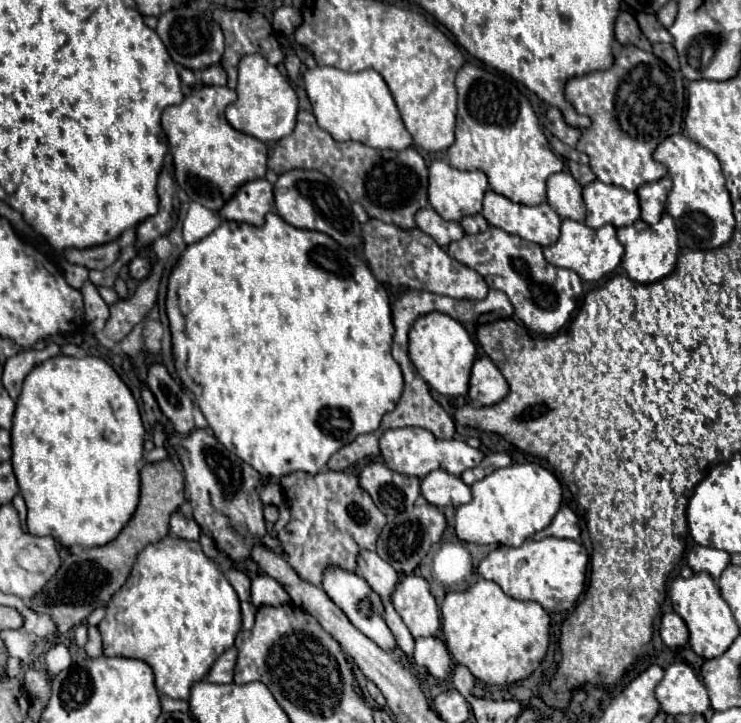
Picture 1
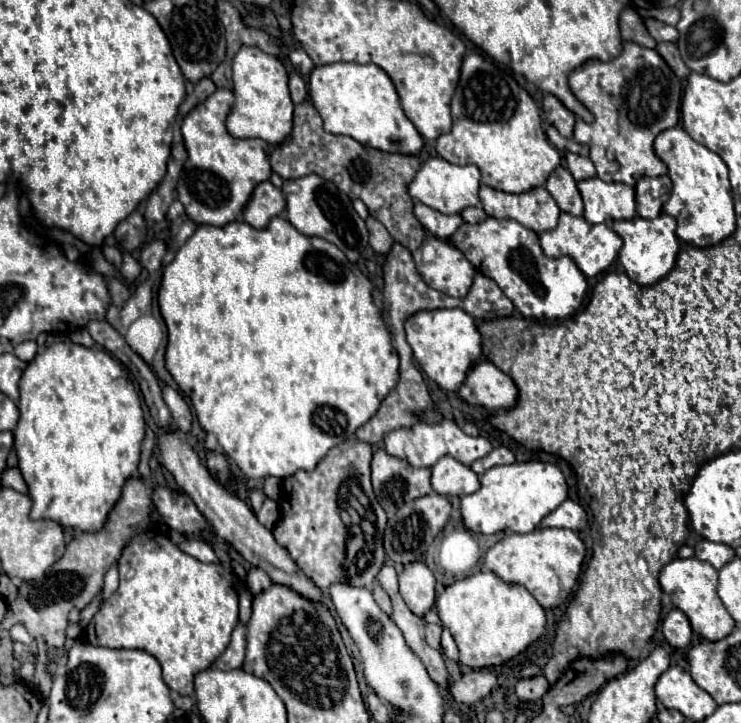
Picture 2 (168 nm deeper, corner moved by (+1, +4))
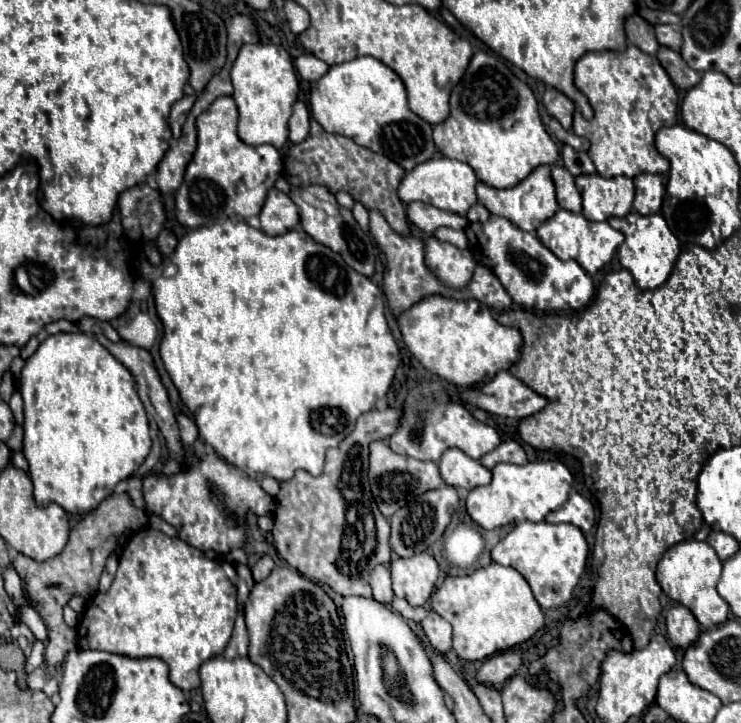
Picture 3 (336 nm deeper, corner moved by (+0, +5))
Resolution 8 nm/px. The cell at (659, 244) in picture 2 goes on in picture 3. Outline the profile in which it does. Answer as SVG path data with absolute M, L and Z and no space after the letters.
M632 210L624 218L610 218L608 224L624 234L624 242L618 248L618 258L620 258L620 264L632 274L636 284L648 290L654 290L660 284L664 284L680 254L678 238L670 232L666 220L660 214L642 216L642 214L636 214L636 210Z

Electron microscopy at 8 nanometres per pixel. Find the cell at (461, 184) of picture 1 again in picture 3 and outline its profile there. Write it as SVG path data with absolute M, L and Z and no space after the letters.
M430 158L428 162L422 162L420 166L416 166L412 172L408 172L400 186L398 186L398 196L404 204L420 200L426 204L432 204L436 208L466 216L466 212L470 210L472 204L476 204L476 186L478 178L474 174L474 170L458 160L450 160L450 158Z

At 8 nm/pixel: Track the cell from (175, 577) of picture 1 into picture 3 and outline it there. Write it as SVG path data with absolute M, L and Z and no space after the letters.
M148 526L132 534L120 556L118 572L108 592L98 592L92 602L88 602L78 626L80 646L128 658L160 658L170 666L170 682L180 690L190 692L200 686L200 664L224 652L234 628L236 612L236 588L216 560L206 558L202 550L188 546L180 538L170 538Z

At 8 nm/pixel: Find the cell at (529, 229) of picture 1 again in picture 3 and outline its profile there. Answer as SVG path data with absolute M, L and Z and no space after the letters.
M548 164L534 168L528 178L524 178L520 184L506 188L506 190L498 190L498 188L492 188L484 182L478 182L476 184L476 196L478 196L478 202L484 204L490 214L504 216L514 226L518 226L520 230L526 230L526 232L534 232L544 220L548 220L558 210L558 202L556 202L556 194L554 194L554 182L552 182Z

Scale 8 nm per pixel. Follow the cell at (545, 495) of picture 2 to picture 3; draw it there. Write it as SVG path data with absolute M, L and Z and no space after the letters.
M558 460L528 462L524 466L496 464L492 470L492 482L488 486L476 486L470 490L466 498L466 510L470 518L486 530L520 520L542 522L548 512L558 510L566 502L570 486L572 486L572 474Z

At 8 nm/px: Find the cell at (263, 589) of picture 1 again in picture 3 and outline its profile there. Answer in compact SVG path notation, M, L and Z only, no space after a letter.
M262 556L262 558L256 562L256 566L252 568L254 580L256 580L256 582L258 582L258 580L264 580L264 578L272 572L272 568L274 568L274 560L272 560L270 556Z

